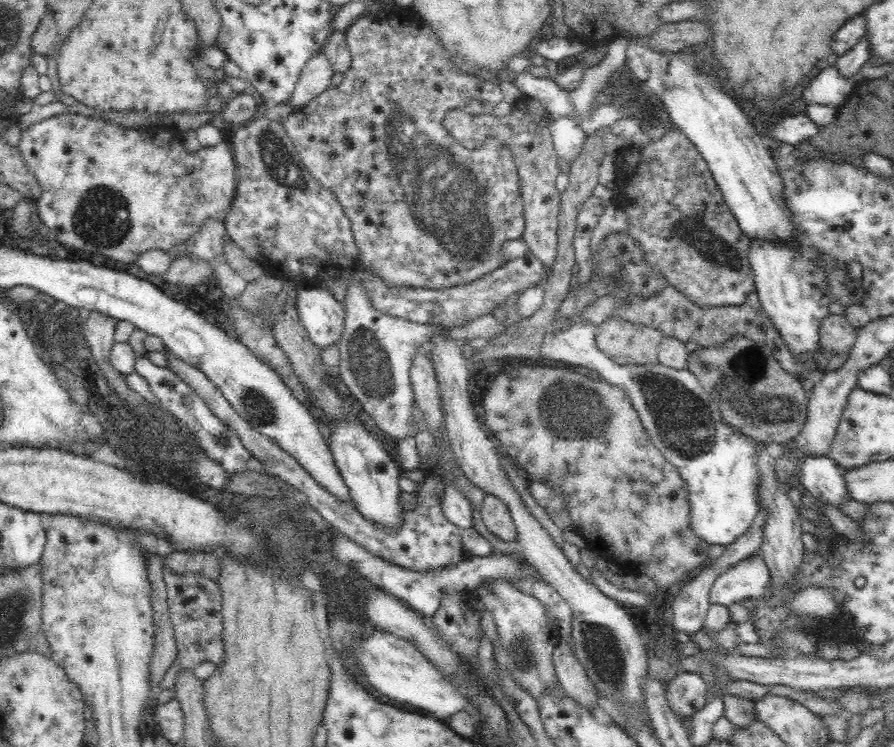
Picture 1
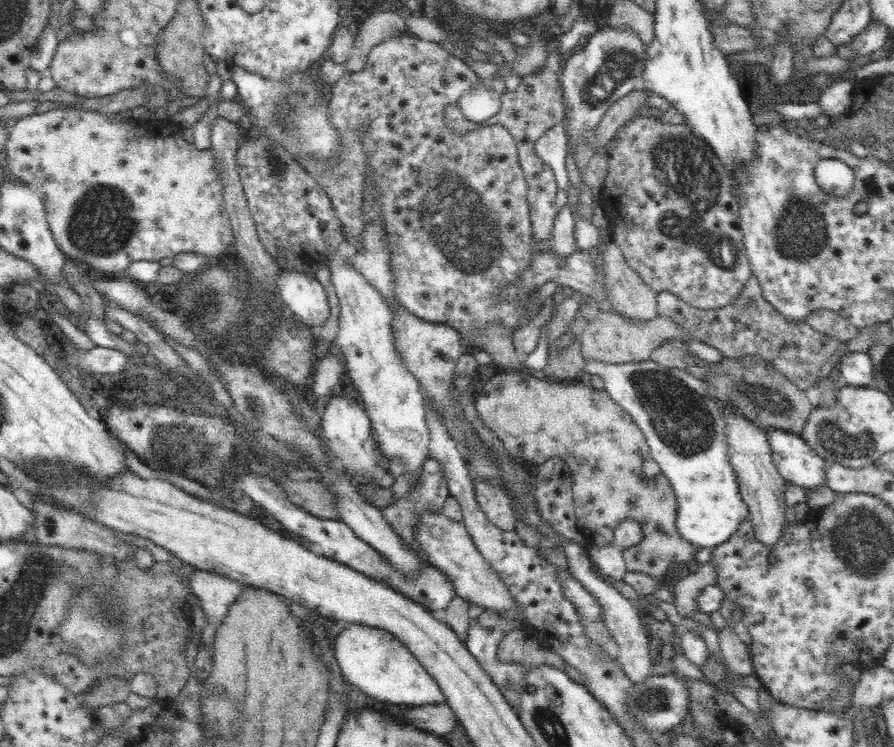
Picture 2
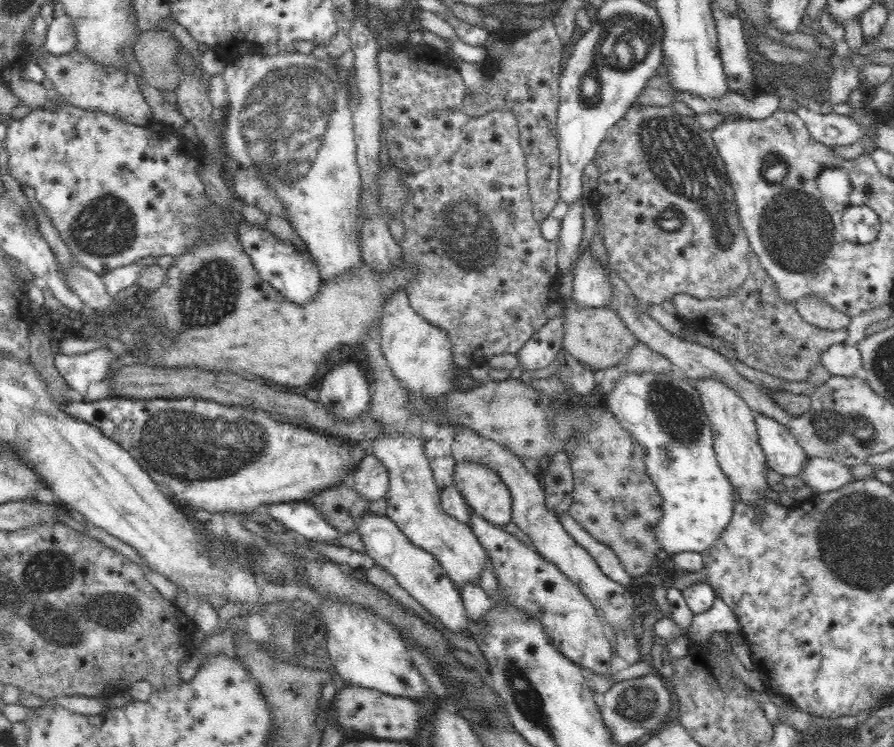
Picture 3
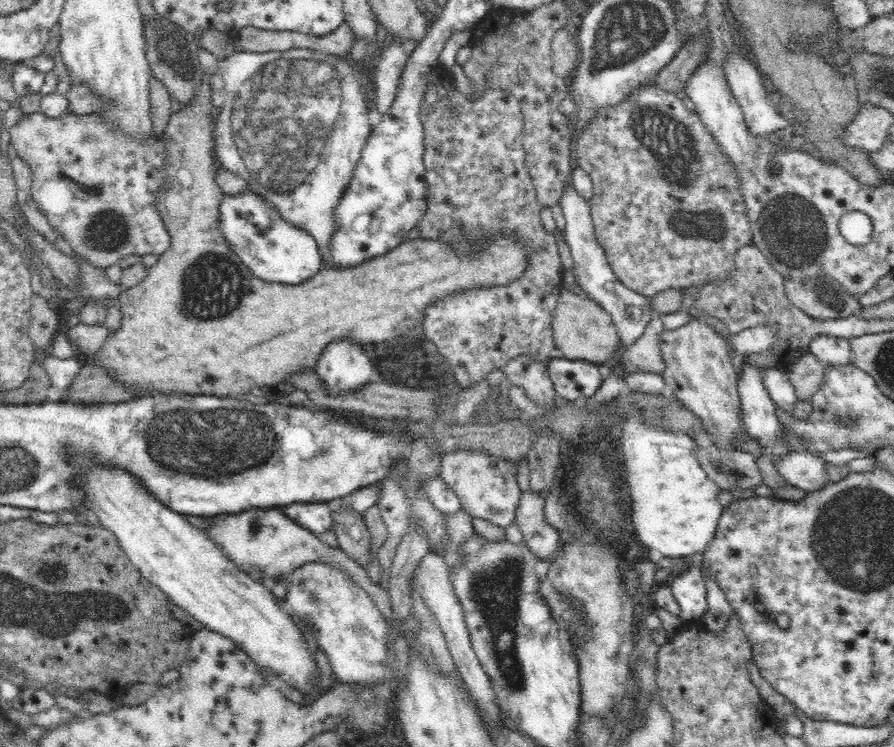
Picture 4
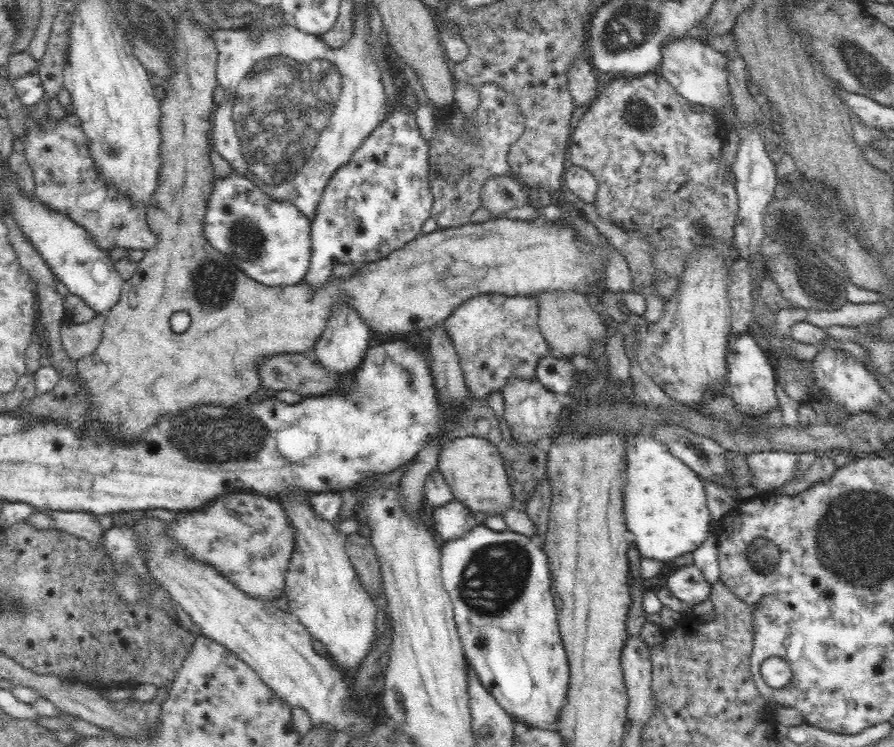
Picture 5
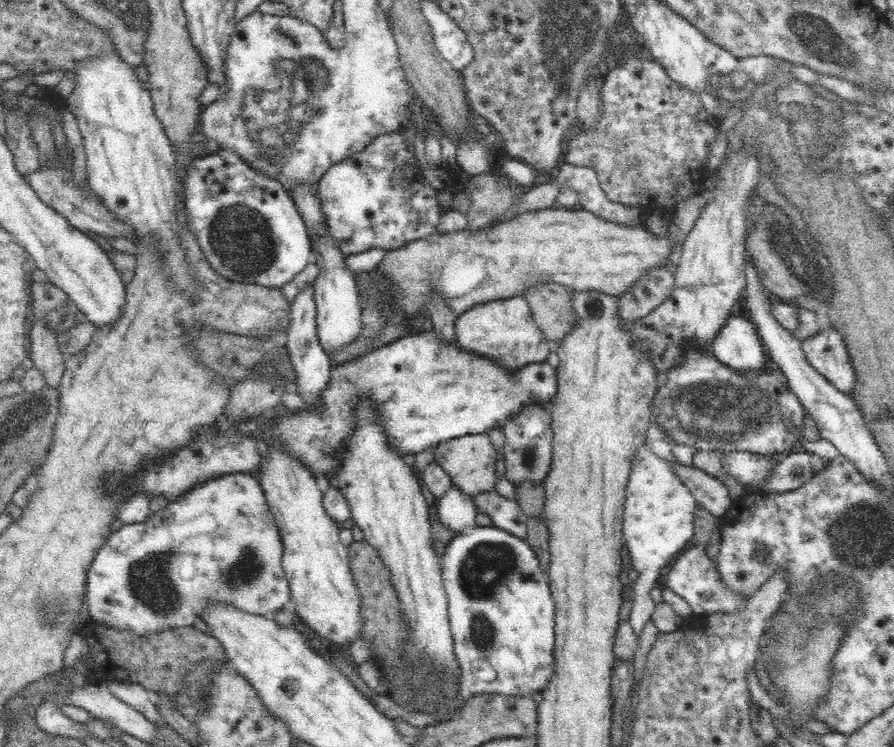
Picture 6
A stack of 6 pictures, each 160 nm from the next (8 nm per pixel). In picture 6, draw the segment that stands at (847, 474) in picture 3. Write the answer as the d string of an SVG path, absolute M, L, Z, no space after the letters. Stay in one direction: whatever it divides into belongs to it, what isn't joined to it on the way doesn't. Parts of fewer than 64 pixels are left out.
M730 451L721 457L721 465L726 474L740 484L750 488L760 488L771 475L780 456L760 456L748 451Z

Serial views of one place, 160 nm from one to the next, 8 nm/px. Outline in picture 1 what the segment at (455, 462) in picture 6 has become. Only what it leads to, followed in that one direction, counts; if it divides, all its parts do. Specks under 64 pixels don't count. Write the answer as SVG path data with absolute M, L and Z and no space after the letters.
M484 495L480 512L490 532L505 542L517 540L517 530L510 509L497 496Z

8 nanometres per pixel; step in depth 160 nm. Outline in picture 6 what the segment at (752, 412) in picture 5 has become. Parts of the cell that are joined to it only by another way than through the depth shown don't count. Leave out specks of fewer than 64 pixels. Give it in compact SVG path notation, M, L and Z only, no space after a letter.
M730 315L711 344L713 355L738 371L765 367L768 356L754 325L747 316Z

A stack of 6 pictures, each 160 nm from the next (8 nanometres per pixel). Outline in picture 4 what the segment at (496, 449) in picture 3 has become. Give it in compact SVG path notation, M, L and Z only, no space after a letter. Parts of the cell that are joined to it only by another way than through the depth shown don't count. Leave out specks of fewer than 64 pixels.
M531 489L520 494L515 520L523 534L523 542L540 560L551 562L553 554L561 547L558 529L547 524L544 516L544 496Z

